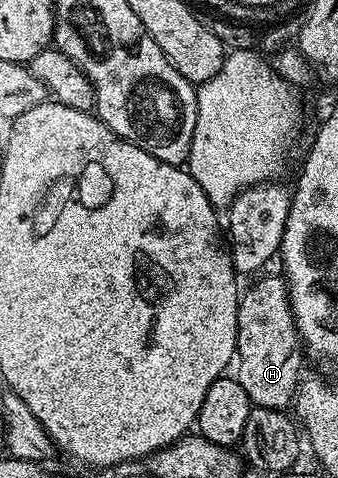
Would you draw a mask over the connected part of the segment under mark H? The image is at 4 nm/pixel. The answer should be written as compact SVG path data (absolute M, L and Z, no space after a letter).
M259 276L259 281L239 296L236 376L251 406L286 411L295 404L304 377L304 346L294 322L294 312L290 310L290 290L286 287L285 276L277 276Z

